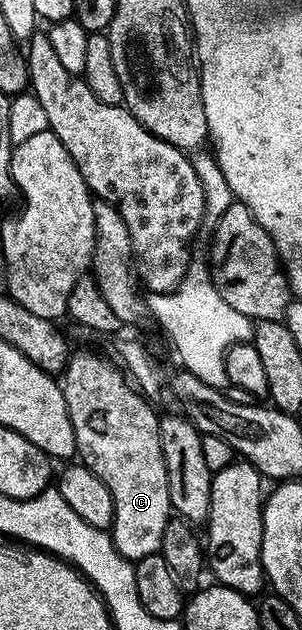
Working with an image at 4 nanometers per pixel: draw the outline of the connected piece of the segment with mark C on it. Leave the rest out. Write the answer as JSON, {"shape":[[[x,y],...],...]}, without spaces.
{"shape":[[[81,352],[78,356],[70,355],[63,369],[64,376],[61,393],[65,396],[69,421],[77,439],[76,455],[80,463],[91,469],[104,482],[107,490],[111,490],[111,498],[115,506],[111,535],[117,553],[130,562],[158,555],[163,542],[164,527],[171,517],[167,466],[163,462],[163,450],[156,425],[159,419],[158,413],[153,413],[145,405],[148,403],[136,391],[117,392],[113,396],[112,366],[89,352]]]}

